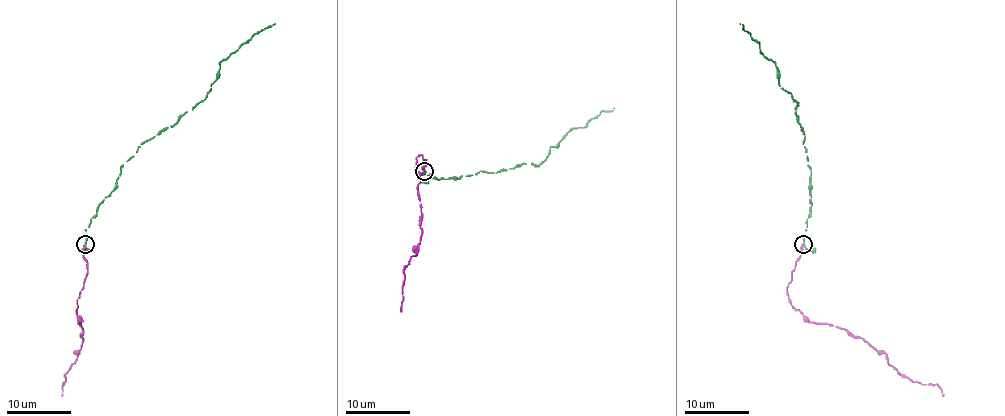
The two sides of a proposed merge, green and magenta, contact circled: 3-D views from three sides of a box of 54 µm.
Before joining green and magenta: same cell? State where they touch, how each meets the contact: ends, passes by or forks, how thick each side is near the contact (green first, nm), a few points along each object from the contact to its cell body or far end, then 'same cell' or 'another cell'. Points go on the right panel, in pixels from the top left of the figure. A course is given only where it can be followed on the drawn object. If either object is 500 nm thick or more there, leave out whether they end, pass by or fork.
(803, 244) | green passes by | magenta ends | 150/320 nm | green via (802, 243), (812, 205), (810, 168), (796, 114), (798, 103), (778, 84), (773, 61), (739, 24) | magenta via (802, 245), (786, 289), (791, 305), (812, 322), (864, 339), (901, 374), (936, 384), (943, 395) | same cell

